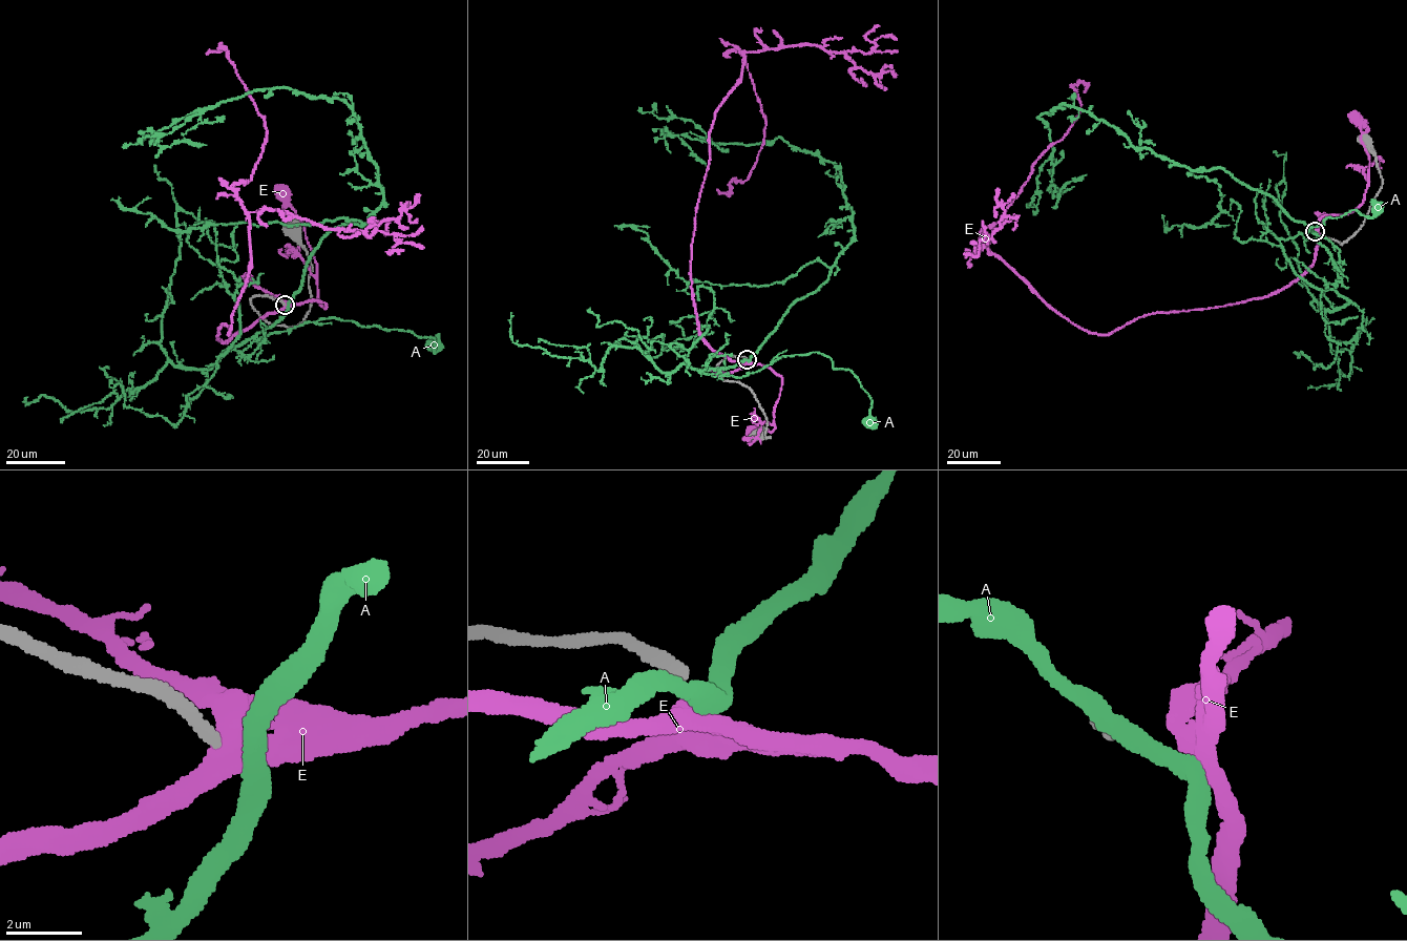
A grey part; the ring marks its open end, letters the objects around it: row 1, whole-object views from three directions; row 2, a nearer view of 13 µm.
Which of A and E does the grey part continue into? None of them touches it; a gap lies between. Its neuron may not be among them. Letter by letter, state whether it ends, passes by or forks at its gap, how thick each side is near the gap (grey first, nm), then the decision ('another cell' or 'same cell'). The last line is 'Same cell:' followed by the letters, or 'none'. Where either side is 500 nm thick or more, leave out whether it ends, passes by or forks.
A: it passes by; 240 nm thick on the grey side, 460 nm on the other; another cell
E: it forks there; 240 nm thick on the grey side, 400 nm on the other; another cell
Same cell: none

